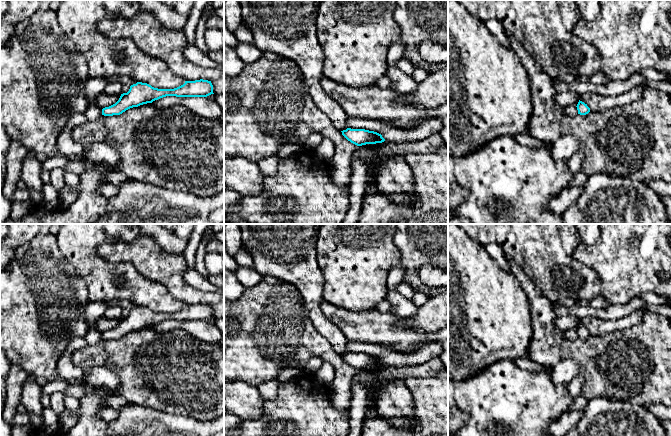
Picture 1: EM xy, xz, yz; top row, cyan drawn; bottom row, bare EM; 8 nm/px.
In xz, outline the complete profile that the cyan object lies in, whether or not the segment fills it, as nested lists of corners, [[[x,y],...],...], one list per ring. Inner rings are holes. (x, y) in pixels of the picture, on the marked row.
[[[347,128],[346,130],[341,131],[342,135],[351,143],[362,146],[366,144],[376,144],[382,143],[385,139],[381,134],[369,131],[365,129],[351,129]]]

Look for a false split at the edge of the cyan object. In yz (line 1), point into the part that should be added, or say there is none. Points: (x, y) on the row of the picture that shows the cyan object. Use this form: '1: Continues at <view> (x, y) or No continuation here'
1: No continuation here

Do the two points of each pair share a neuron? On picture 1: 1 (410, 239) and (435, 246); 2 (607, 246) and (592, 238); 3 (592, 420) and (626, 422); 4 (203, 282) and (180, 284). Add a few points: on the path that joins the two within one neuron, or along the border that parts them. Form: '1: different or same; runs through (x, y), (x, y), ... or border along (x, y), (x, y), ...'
1: same; runs through (416, 239), (429, 240)
2: different; border along (600, 234), (593, 244), (586, 245), (581, 242)
3: same; runs through (600, 422), (618, 422)
4: different; border along (187, 266), (184, 280), (209, 292)

